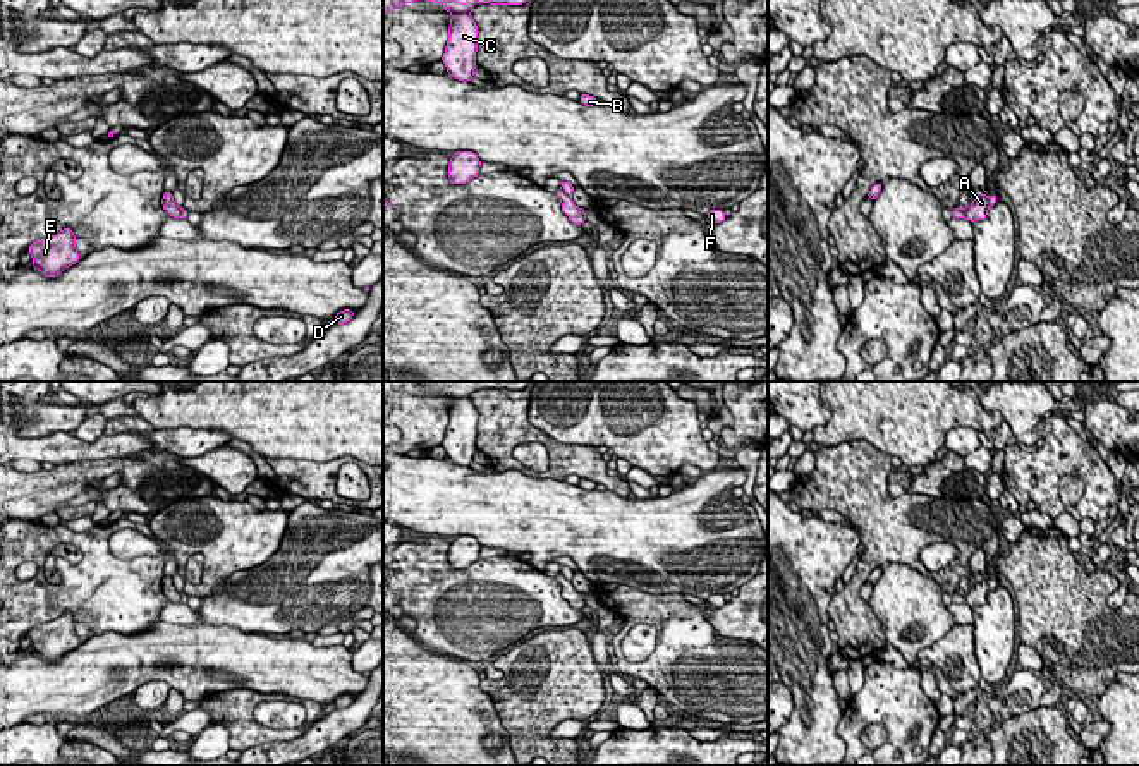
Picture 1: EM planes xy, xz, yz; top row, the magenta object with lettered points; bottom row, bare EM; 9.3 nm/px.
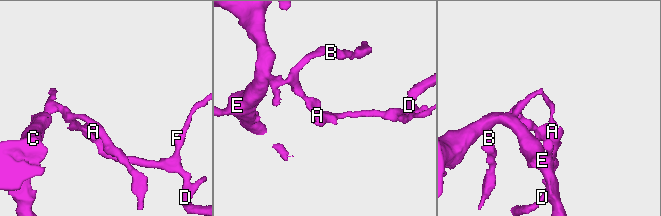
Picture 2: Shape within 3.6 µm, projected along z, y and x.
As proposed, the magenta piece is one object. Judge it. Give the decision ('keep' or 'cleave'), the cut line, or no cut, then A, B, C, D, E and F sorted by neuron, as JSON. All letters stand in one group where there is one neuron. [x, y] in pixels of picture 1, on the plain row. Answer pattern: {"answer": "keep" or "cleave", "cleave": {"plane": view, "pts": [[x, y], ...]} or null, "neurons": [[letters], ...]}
{"answer": "cleave", "cleave": {"plane": "xy", "pts": [[182, 593], [179, 601]]}, "neurons": [["A", "D", "F"], ["B", "C", "E"]]}

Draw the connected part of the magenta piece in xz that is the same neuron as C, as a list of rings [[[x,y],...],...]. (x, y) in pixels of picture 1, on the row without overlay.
[[[383,381],[383,400],[404,388],[412,388],[416,385],[426,385],[442,388],[447,397],[452,398],[448,410],[448,426],[442,447],[447,457],[464,467],[474,462],[476,453],[476,436],[478,436],[478,410],[471,402],[474,388],[454,386],[454,381]]]

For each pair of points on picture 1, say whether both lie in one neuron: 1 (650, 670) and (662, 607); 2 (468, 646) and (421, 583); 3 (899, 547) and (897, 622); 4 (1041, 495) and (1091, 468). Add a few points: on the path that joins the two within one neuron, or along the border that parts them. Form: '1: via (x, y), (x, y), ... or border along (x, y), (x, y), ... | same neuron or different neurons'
1: via (665, 655), (670, 650), (670, 622) | same neuron
2: via (468, 627), (468, 617), (440, 589) | same neuron
3: border along (889, 562), (904, 562), (935, 581) | different neurons
4: via (1048, 481), (1062, 468), (1078, 468) | same neuron

